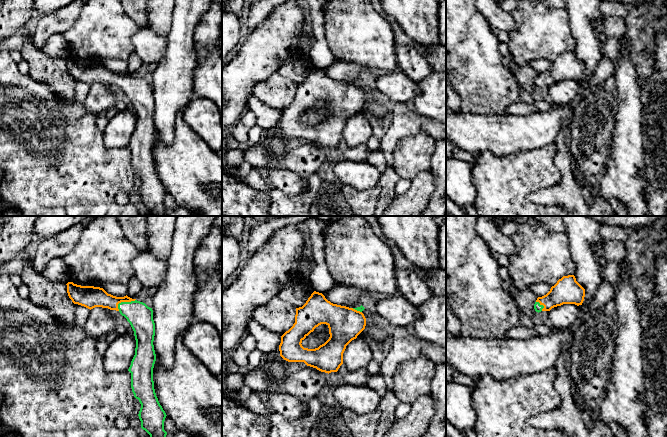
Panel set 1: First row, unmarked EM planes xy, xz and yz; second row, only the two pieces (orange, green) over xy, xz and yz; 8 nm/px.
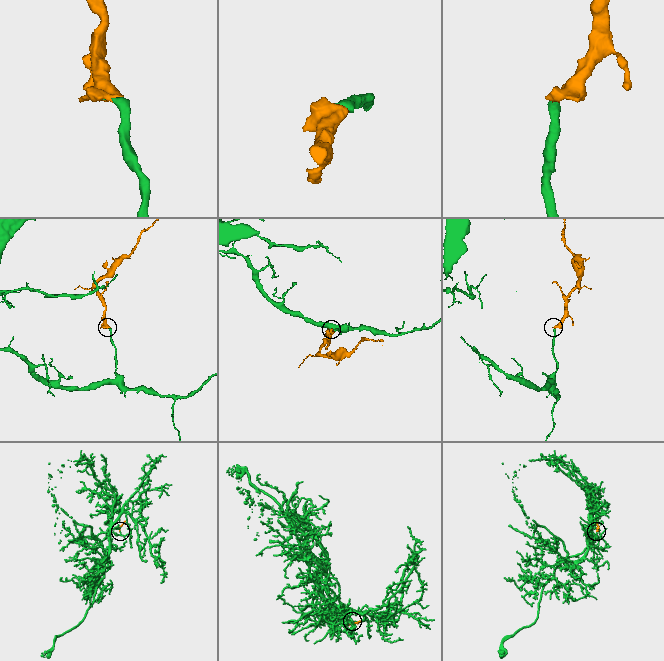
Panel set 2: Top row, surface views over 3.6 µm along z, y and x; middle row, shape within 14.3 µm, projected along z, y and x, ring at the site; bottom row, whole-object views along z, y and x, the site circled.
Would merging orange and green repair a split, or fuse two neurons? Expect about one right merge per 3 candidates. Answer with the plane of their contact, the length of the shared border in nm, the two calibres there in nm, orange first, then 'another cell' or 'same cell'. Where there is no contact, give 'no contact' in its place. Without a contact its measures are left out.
contact in xy; length 170 nm; calibres 160 and 200 nm; same cell

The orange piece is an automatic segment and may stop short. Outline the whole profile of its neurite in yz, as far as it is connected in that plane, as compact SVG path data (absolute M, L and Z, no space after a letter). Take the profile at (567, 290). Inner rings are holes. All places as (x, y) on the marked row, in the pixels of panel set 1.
M574 275L563 276L551 287L550 291L538 297L534 309L536 312L550 311L552 308L563 304L582 305L585 289L576 281Z

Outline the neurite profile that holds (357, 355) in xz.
M360 338L352 340L343 353L343 364L349 371L357 371L368 368L373 359L372 351L368 343Z

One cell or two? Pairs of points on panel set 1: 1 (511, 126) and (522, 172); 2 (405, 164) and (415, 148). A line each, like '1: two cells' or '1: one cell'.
1: two cells
2: one cell

